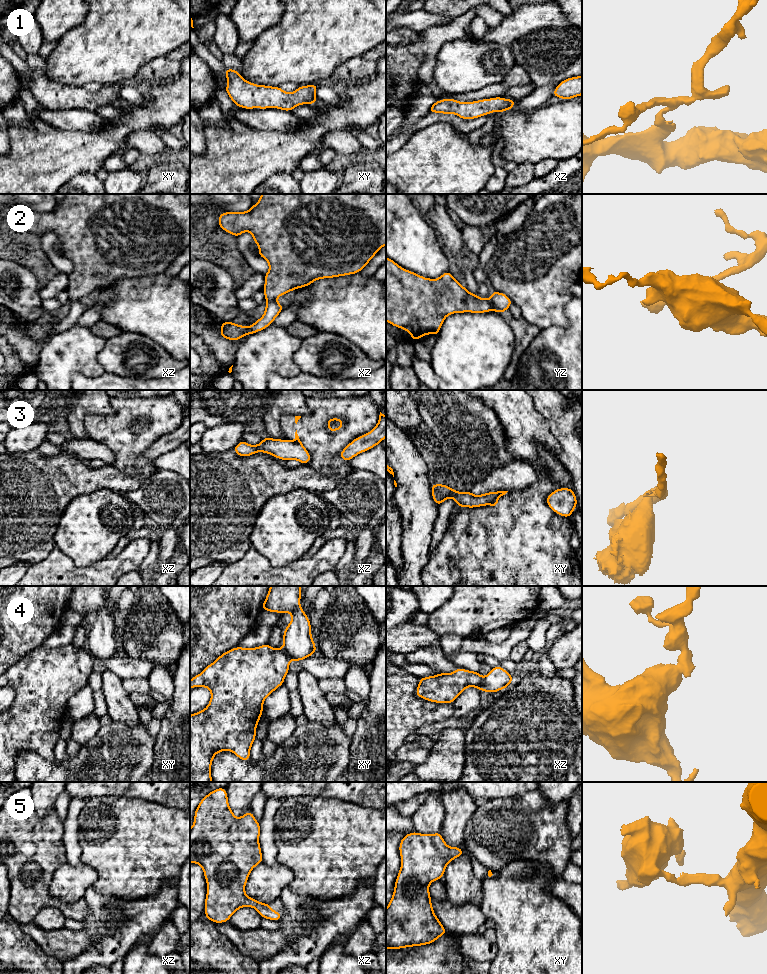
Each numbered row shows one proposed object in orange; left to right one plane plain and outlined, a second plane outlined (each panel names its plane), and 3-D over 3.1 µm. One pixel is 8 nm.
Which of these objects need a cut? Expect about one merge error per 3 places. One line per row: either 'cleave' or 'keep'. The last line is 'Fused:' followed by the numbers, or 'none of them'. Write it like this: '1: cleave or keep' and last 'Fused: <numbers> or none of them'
1: keep
2: cleave
3: cleave
4: cleave
5: keep
Fused: 2, 3, 4

